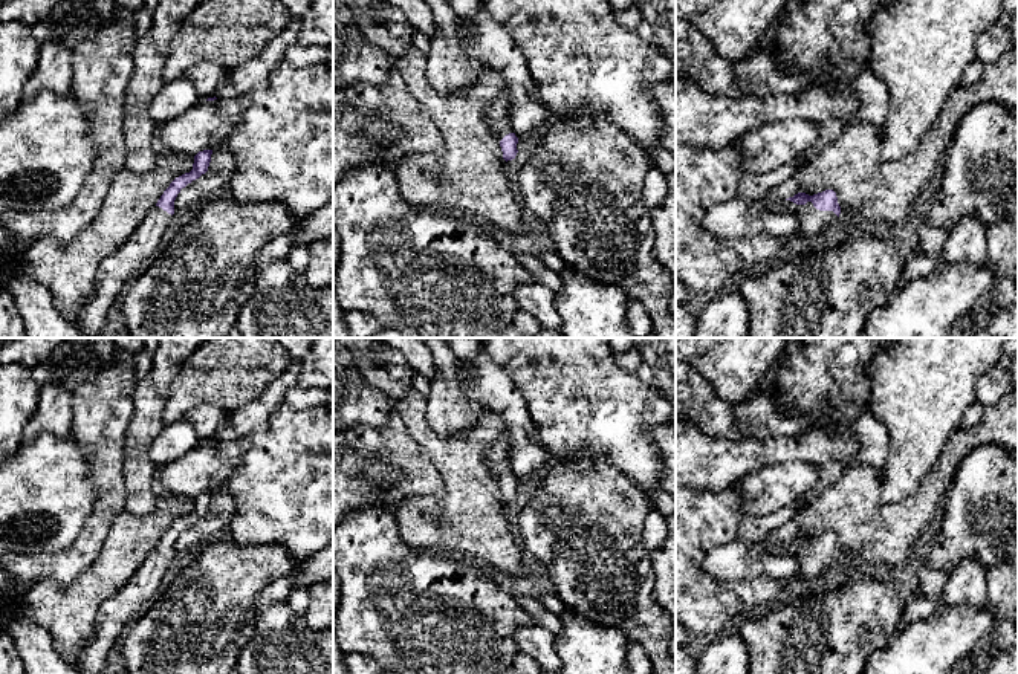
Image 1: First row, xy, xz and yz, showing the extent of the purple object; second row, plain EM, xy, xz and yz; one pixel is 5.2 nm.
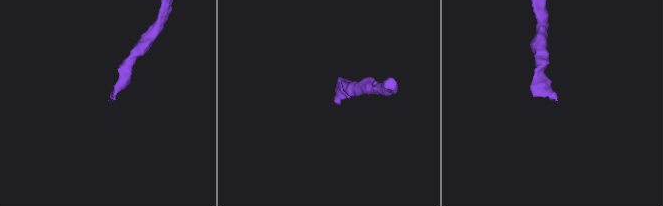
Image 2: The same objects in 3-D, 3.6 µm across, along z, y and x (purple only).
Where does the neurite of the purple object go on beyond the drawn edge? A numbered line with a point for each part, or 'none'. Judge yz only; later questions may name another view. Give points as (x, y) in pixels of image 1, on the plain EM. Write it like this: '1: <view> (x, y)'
1: yz (812, 564)

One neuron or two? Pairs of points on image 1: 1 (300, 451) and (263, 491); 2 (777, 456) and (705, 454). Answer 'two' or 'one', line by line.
1: one
2: one

